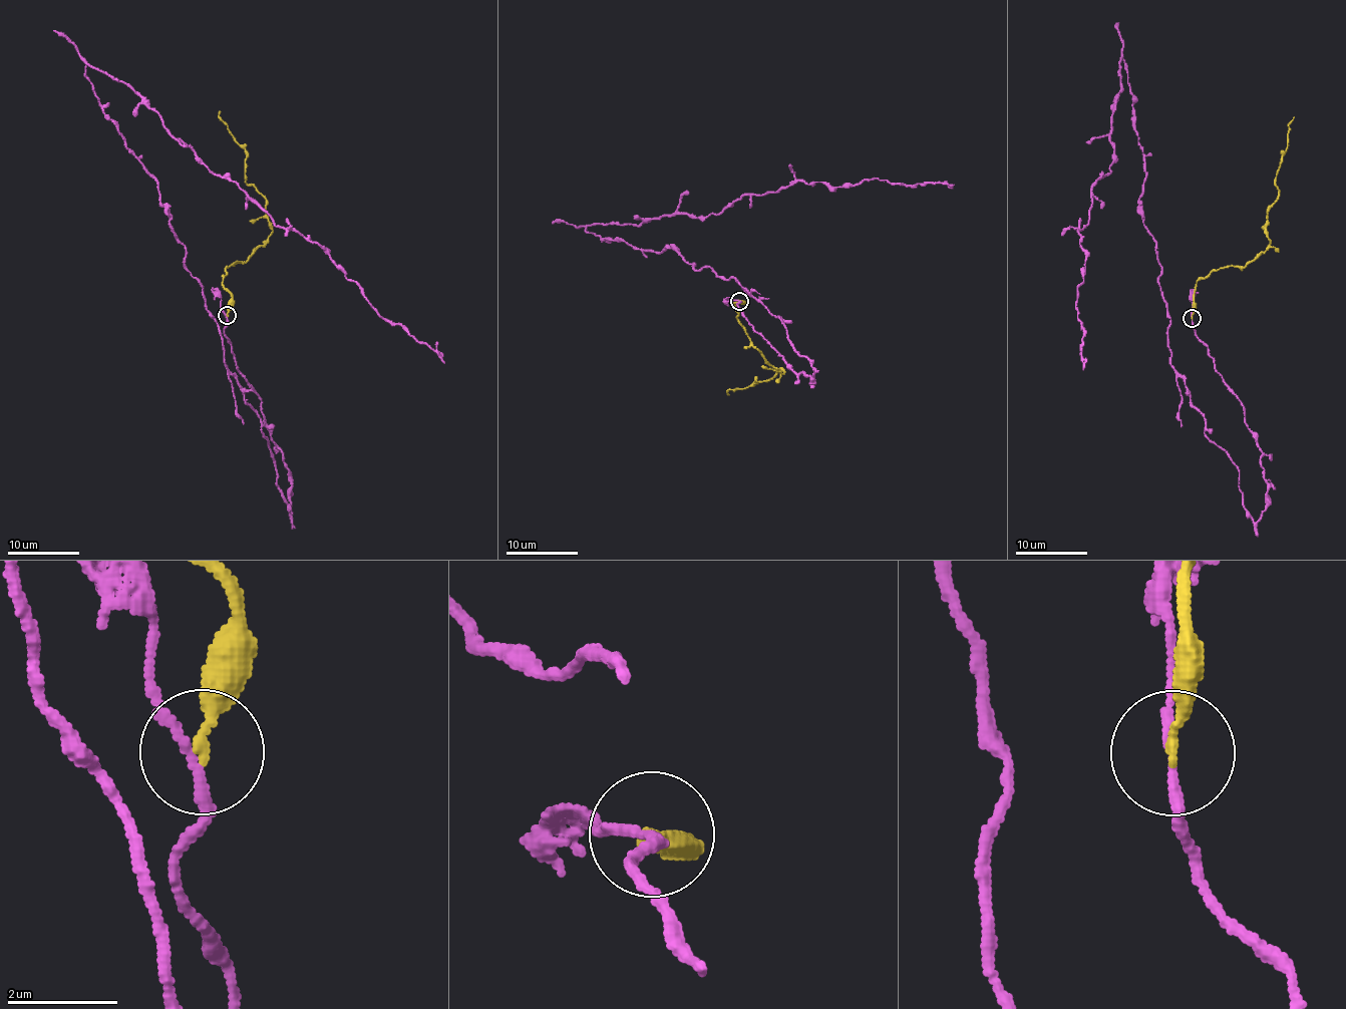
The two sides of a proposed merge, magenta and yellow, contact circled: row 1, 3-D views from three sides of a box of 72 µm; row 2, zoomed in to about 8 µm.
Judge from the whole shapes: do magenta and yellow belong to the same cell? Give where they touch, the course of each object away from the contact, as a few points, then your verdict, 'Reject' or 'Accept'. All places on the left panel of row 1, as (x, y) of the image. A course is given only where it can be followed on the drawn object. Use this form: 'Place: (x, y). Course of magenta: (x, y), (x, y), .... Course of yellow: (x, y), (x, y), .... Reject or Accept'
Place: (227, 315). Course of magenta: (228, 317), (290, 515), (157, 180), (87, 65), (443, 362). Course of yellow: (228, 315), (227, 267), (247, 259), (272, 227), (266, 204), (248, 184), (246, 152), (220, 110). Reject

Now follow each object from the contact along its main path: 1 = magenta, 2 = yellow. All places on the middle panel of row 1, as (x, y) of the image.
1: (740, 301), (813, 380), (779, 316), (735, 278), (587, 226), (718, 214), (803, 182), (953, 185)
2: (740, 301), (733, 305), (738, 323), (759, 353), (783, 371), (777, 369), (769, 379), (756, 377), (728, 394)

